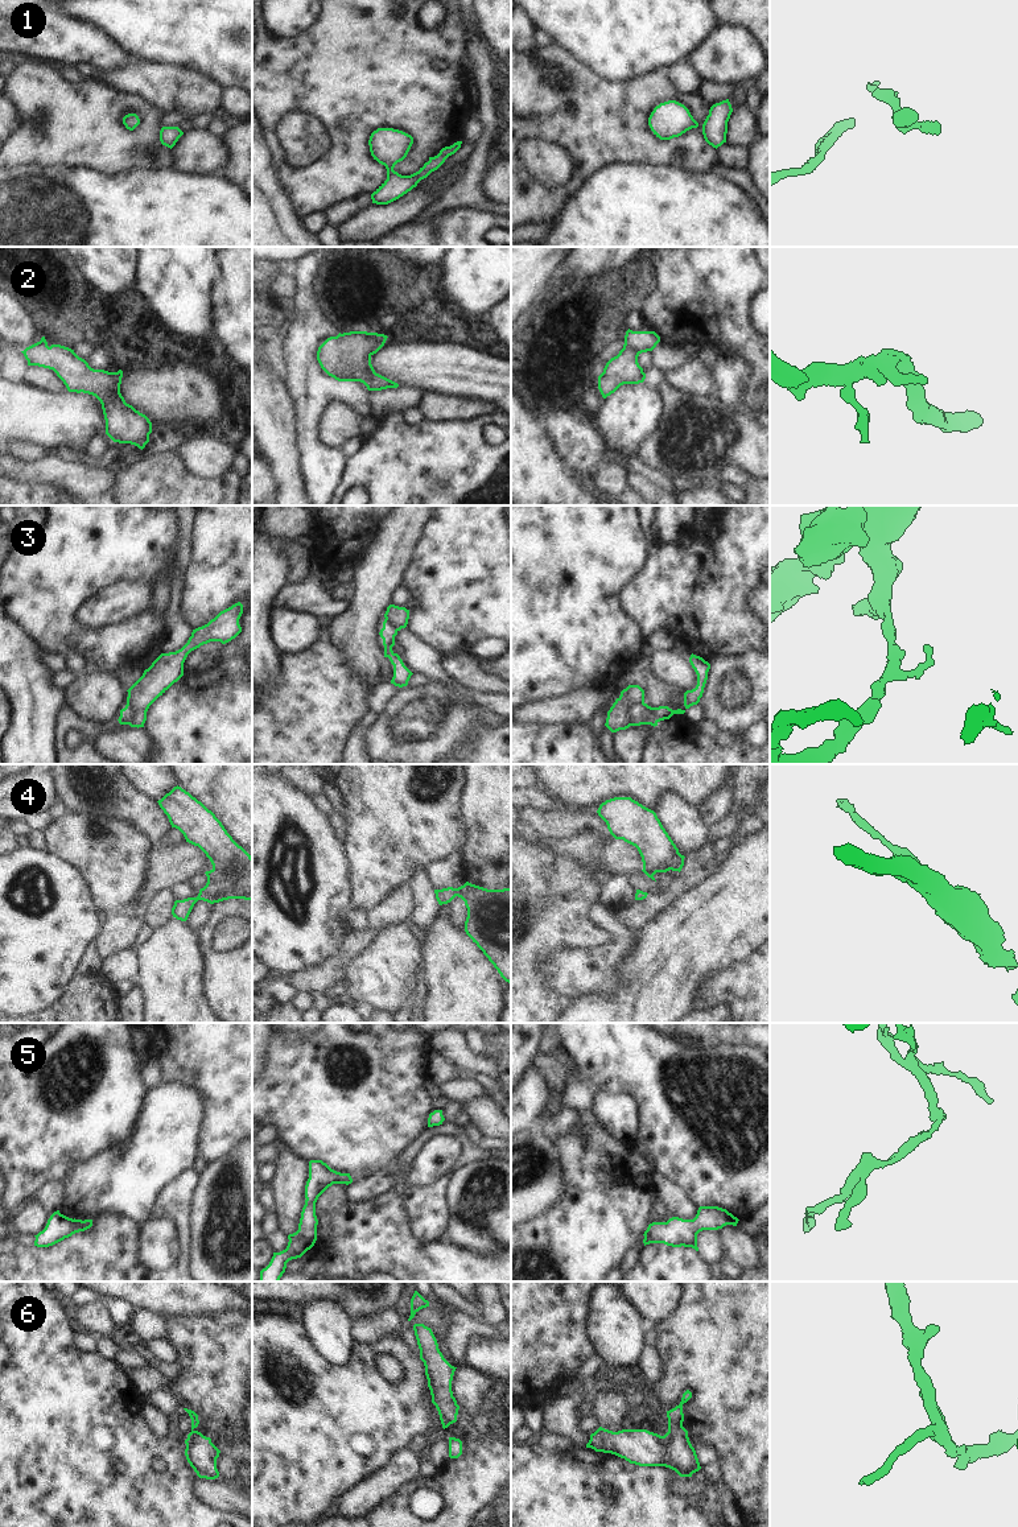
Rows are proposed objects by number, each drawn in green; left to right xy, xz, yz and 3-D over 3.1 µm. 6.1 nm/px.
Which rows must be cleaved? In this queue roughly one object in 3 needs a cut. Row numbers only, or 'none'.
3

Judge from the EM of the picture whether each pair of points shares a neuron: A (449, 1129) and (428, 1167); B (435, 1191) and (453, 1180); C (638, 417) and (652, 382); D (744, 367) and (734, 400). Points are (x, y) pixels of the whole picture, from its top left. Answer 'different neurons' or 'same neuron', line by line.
A: different neurons
B: different neurons
C: different neurons
D: same neuron

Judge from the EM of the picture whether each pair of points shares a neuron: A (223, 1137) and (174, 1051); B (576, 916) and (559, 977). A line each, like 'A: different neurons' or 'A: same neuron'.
A: same neuron
B: different neurons

